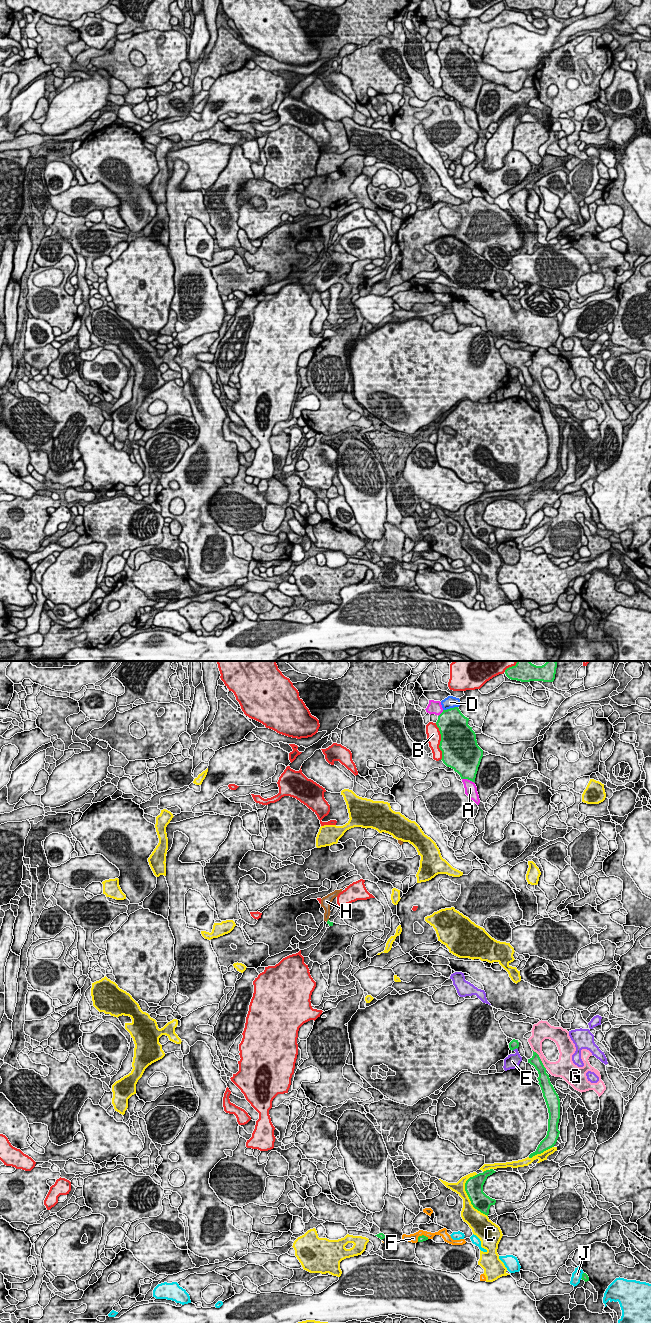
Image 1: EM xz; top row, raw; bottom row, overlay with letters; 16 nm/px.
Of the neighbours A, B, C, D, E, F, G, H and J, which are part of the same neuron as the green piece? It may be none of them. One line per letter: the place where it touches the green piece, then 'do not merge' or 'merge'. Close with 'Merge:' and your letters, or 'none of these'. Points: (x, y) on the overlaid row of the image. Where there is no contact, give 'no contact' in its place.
A: xz (468, 779) | do not merge
B: xz (440, 741) | do not merge
C: xz (468, 1196) | do not merge
D: xz (450, 708) | do not merge
E: xz (514, 1048) | do not merge
F: xz (422, 1235) | do not merge
G: xz (540, 1059) | do not merge
H: xz (328, 920) | do not merge
J: xz (582, 1275) | do not merge
Merge: none of these

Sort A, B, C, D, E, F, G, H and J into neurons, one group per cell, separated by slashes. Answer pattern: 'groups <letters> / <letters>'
groups A / B / C / D / E / F / G / H / J

